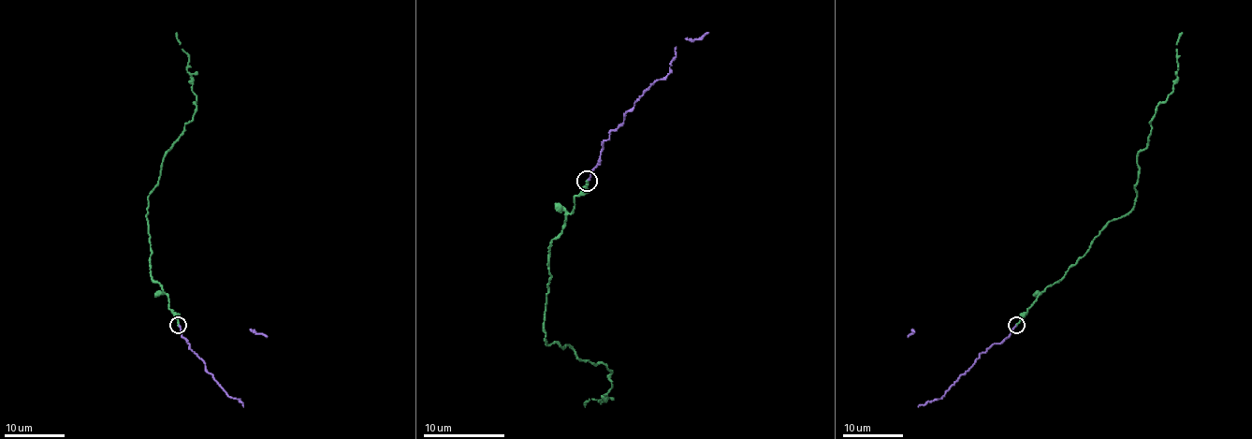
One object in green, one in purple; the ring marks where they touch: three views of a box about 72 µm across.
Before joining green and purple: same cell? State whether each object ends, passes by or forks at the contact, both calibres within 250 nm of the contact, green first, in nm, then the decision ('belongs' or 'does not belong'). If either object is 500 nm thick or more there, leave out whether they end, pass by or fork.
green ends | purple ends | 180/180 nm | belongs

